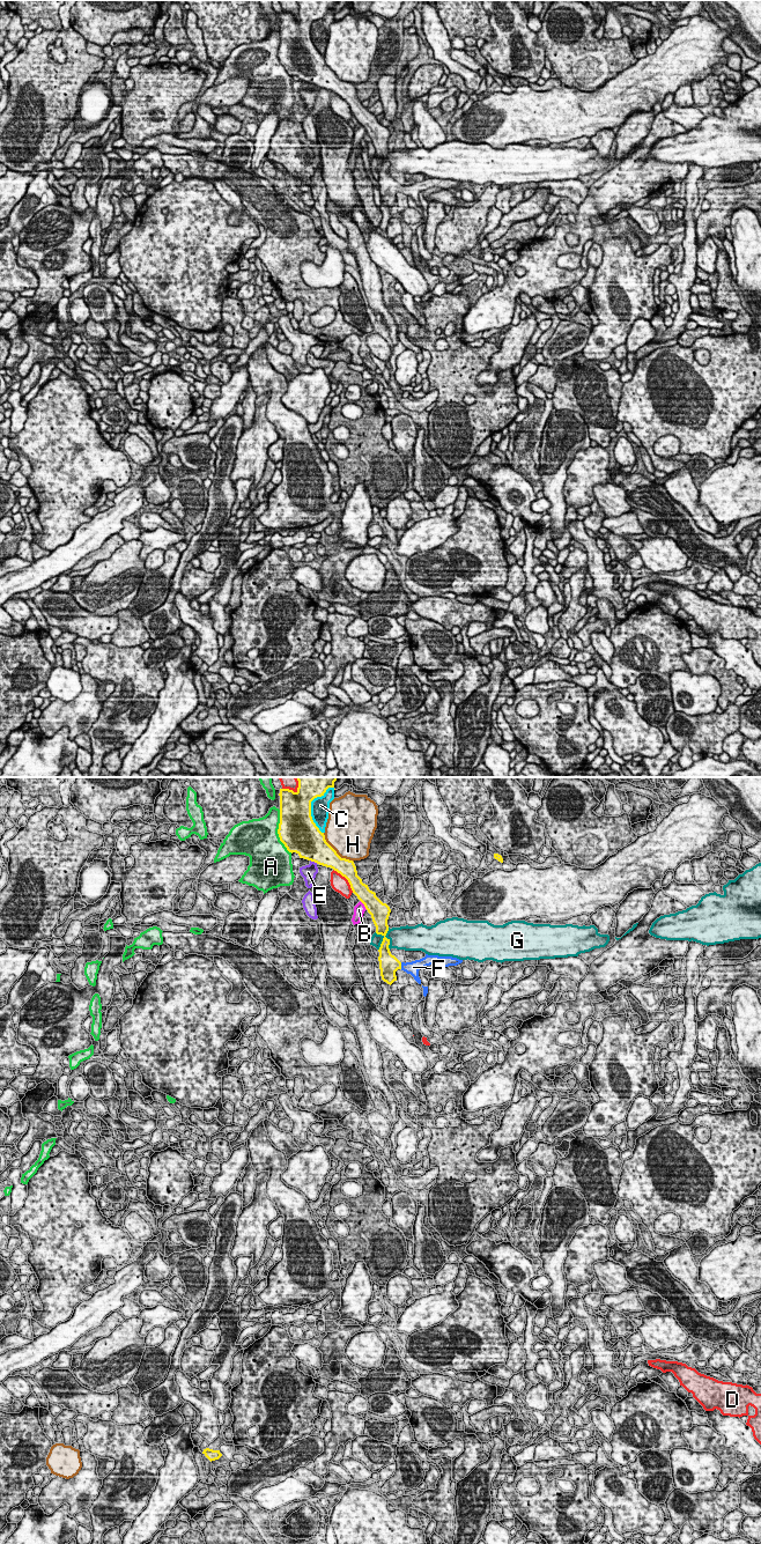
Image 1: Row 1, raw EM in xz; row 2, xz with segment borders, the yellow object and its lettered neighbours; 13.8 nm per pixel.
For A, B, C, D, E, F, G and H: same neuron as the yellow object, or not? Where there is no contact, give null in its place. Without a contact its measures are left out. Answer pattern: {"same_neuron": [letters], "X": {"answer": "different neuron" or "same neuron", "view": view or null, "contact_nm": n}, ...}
{"same_neuron": ["F"], "A": {"answer": "different neuron", "view": "xz", "contact_nm": 650}, "B": {"answer": "different neuron", "view": "xz", "contact_nm": 180}, "C": {"answer": "different neuron", "view": "xz", "contact_nm": 700}, "D": {"answer": "different neuron", "view": "xz", "contact_nm": 440}, "E": {"answer": "different neuron", "view": "xz", "contact_nm": 120}, "F": {"answer": "same neuron", "view": "xz", "contact_nm": 100}, "G": {"answer": "different neuron", "view": "xz", "contact_nm": 360}, "H": {"answer": "different neuron", "view": "xz", "contact_nm": 600}}

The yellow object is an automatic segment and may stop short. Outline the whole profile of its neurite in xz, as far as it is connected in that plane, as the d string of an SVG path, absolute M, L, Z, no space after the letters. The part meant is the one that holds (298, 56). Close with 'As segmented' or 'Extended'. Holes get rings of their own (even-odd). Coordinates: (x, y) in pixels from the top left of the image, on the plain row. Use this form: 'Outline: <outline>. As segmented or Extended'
Outline: M337 0L296 1L298 3L296 15L289 12L280 12L280 46L278 52L280 64L289 75L296 75L300 81L331 90L348 103L353 116L371 138L376 156L384 160L378 172L382 202L391 208L397 204L396 194L401 192L411 197L421 207L420 192L430 187L449 190L461 186L463 183L457 180L428 177L420 183L405 186L391 177L390 162L385 160L389 154L390 130L383 126L376 119L376 116L369 112L368 108L362 105L354 84L341 81L326 65L324 56L319 53L311 39L311 24L324 19L328 10L334 10Z. Extended

